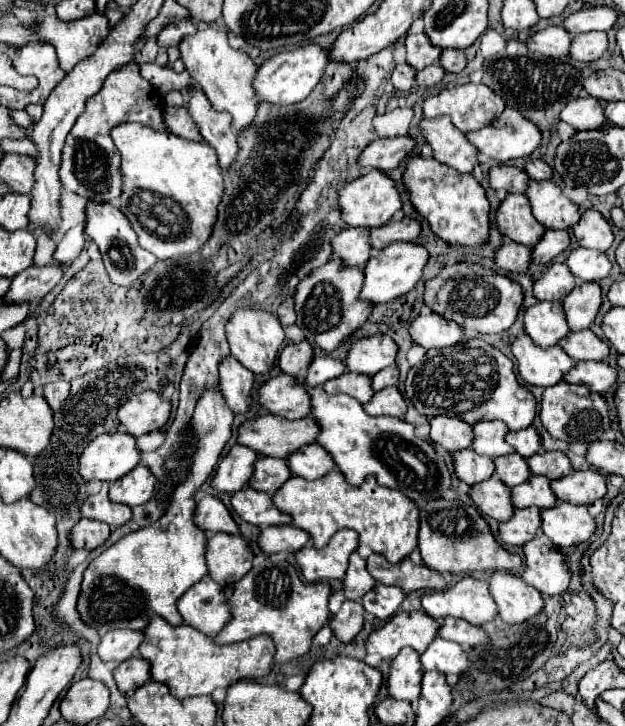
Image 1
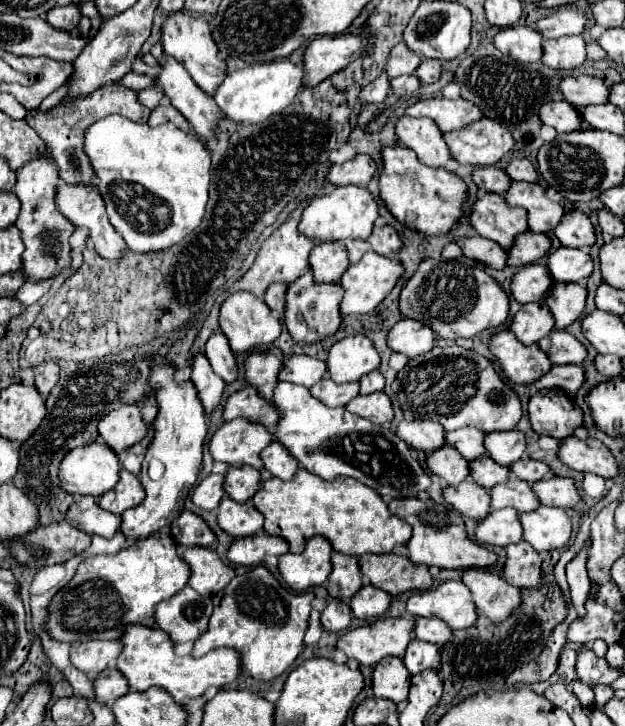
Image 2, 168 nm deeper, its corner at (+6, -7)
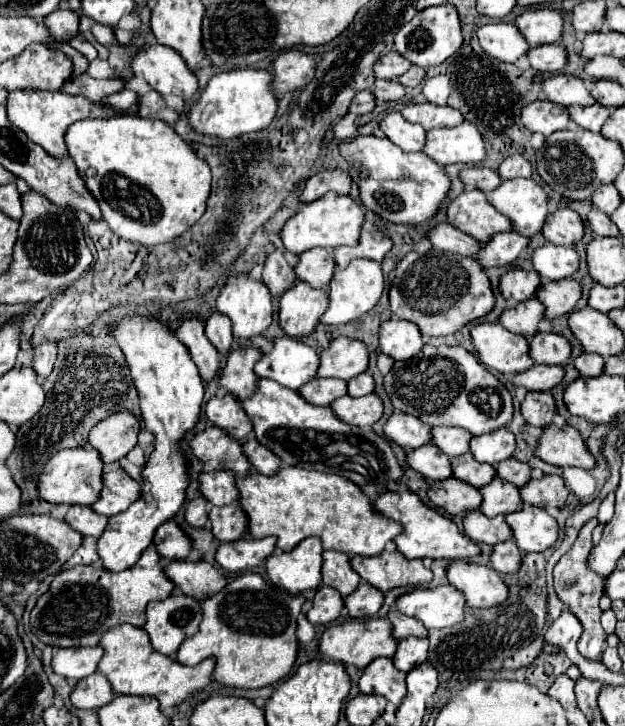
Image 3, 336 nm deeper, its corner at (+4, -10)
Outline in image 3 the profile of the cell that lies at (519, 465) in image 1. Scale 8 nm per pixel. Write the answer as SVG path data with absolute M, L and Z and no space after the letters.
M470 453L452 459L452 471L454 471L456 479L466 481L466 483L470 483L478 489L484 487L486 483L490 483L496 477L496 469L492 465L478 463L474 459L474 455L470 455Z

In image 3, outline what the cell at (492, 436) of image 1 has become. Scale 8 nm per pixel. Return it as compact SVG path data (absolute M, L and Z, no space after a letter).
M434 427L432 439L434 439L434 445L452 459L470 451L472 435L458 427Z

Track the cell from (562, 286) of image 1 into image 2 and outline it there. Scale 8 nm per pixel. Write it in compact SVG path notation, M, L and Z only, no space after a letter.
M528 264L512 276L510 292L520 304L528 304L544 300L552 284L554 280L548 276L548 268L544 268L542 264Z

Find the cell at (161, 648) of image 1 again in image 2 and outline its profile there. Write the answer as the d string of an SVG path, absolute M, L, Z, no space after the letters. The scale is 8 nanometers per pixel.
M128 624L124 634L120 636L122 652L118 656L116 668L124 674L128 680L130 690L144 692L150 686L158 686L166 690L178 704L184 704L190 698L202 696L208 686L222 688L226 684L232 684L240 674L240 656L236 650L220 648L212 650L202 658L192 656L176 656L174 644L168 640L166 632L160 632L160 628L148 628L142 624Z

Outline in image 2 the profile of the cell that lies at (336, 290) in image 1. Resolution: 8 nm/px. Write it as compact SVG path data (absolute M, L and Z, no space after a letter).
M310 272L292 282L286 292L286 312L284 312L286 314L284 322L290 336L296 342L306 342L306 344L314 344L324 340L326 336L332 336L342 322L340 296L342 296L340 284L316 284Z

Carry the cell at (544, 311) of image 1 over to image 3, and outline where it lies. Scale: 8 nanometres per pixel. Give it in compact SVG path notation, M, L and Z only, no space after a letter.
M538 299L522 301L516 307L510 307L500 315L502 327L528 339L540 331L538 325L542 319L544 319L544 307L542 303L538 303Z

